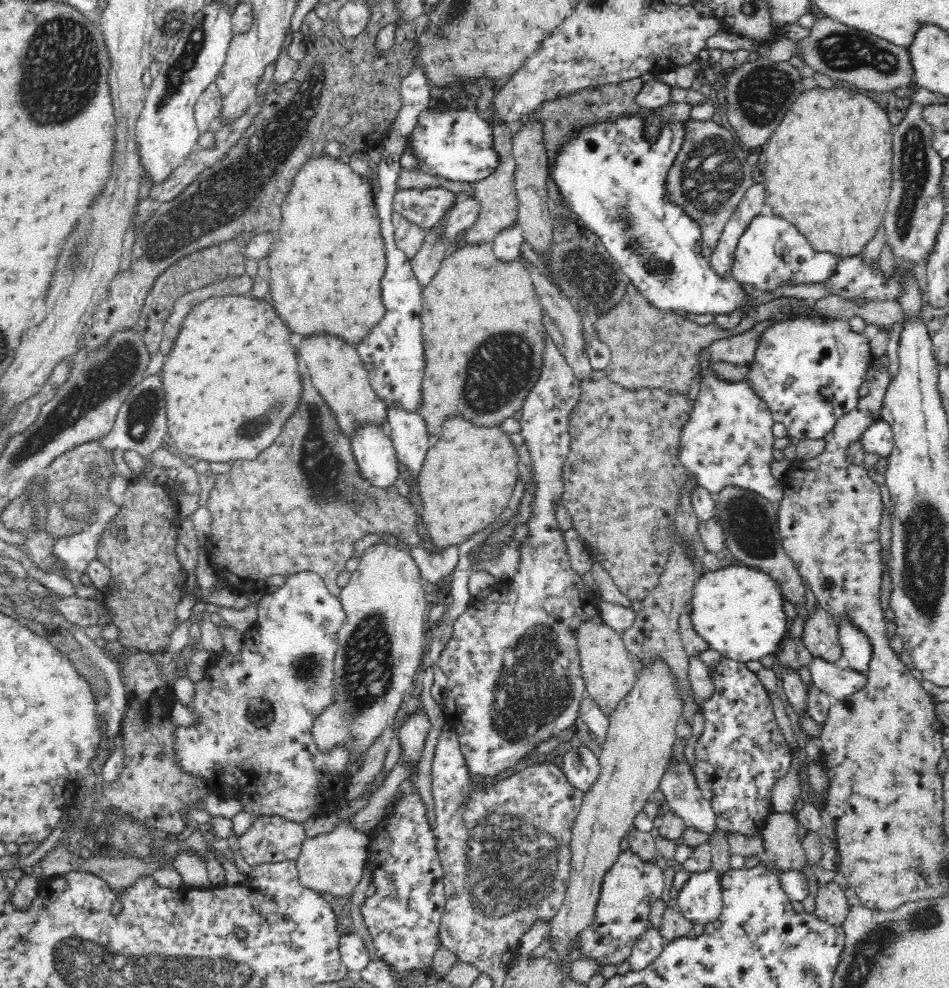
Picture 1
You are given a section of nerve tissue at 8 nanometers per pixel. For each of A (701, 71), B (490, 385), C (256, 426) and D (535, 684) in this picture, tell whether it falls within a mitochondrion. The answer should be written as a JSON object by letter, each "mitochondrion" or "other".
{"A":"other","B":"mitochondrion","C":"mitochondrion","D":"mitochondrion"}

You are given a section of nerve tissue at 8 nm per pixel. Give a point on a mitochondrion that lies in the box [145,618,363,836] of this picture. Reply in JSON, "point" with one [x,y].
{"point":[259,711]}

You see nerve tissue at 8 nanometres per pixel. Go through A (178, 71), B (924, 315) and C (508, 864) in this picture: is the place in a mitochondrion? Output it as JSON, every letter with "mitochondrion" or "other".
{"A":"mitochondrion","B":"other","C":"mitochondrion"}

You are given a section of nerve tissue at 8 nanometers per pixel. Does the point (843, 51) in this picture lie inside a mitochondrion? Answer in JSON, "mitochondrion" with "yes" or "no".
{"mitochondrion":"yes"}

